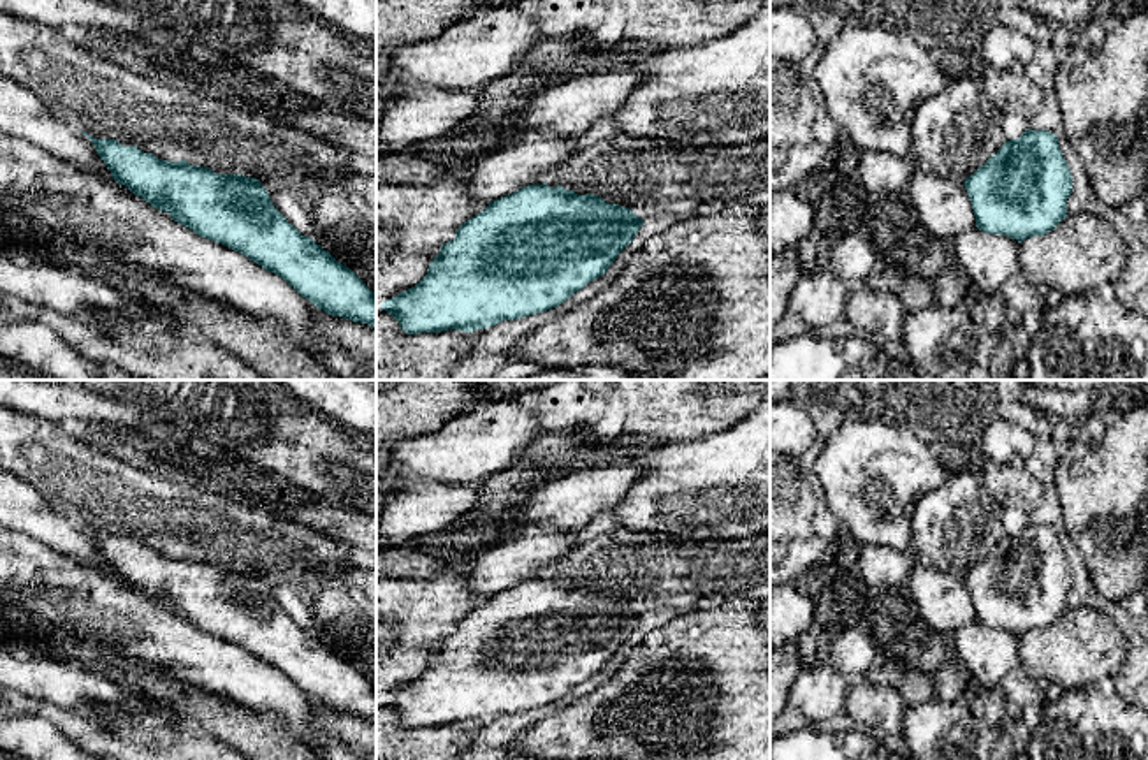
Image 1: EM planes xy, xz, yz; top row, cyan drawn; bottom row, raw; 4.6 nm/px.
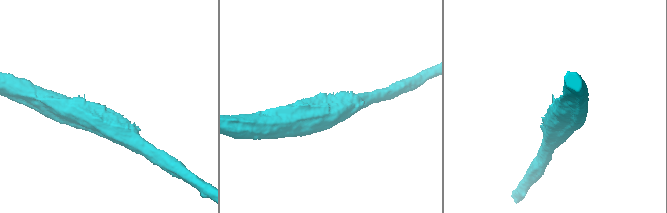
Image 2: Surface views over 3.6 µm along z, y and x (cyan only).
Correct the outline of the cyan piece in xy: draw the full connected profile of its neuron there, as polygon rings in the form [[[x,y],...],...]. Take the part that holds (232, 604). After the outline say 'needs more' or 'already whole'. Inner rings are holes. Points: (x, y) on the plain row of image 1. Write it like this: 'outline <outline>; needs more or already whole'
outline [[[83,526],[105,556],[113,574],[125,579],[153,602],[165,605],[174,616],[197,630],[222,637],[255,658],[281,670],[302,691],[329,709],[376,721],[376,688],[346,660],[311,632],[302,630],[271,596],[257,572],[216,568],[209,561],[190,559],[186,554],[158,554],[137,540],[121,540],[116,533],[95,533]]]; already whole

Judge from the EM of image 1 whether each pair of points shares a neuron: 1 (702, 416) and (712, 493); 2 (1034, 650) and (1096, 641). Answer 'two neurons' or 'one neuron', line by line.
1: two neurons
2: one neuron

